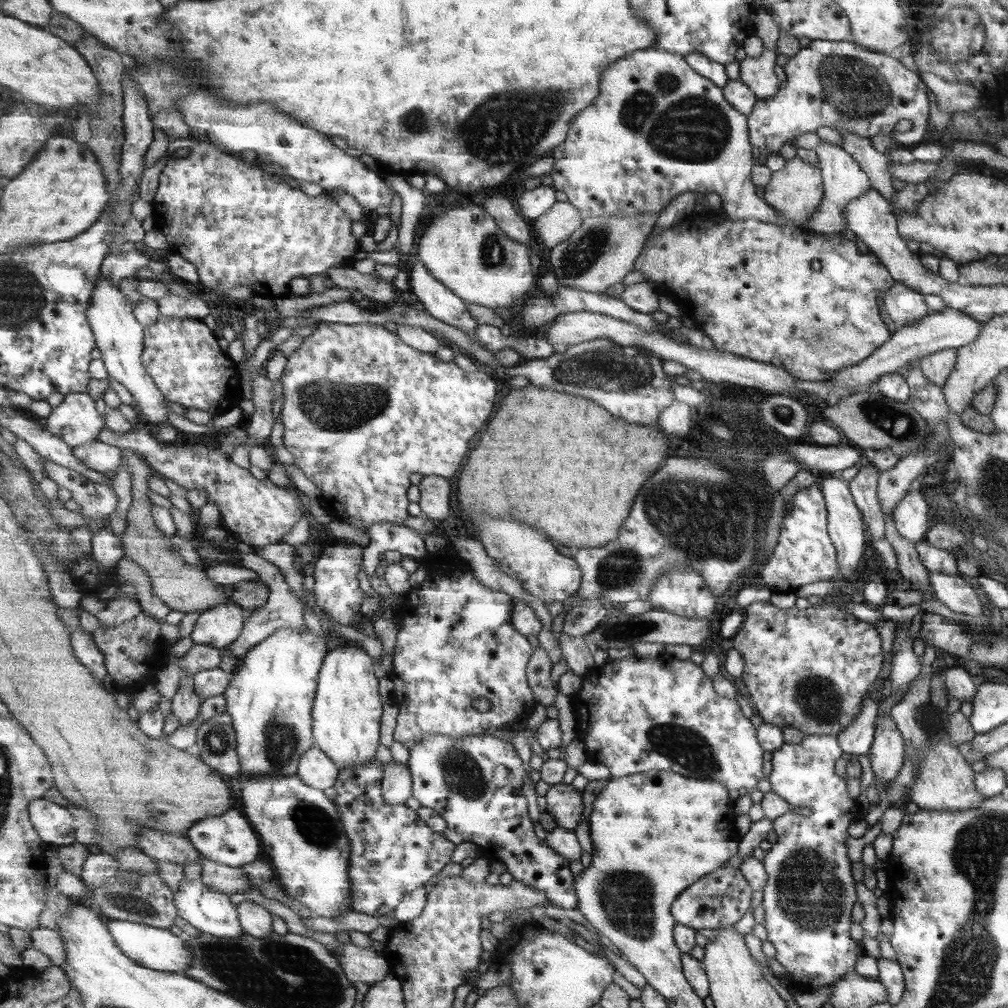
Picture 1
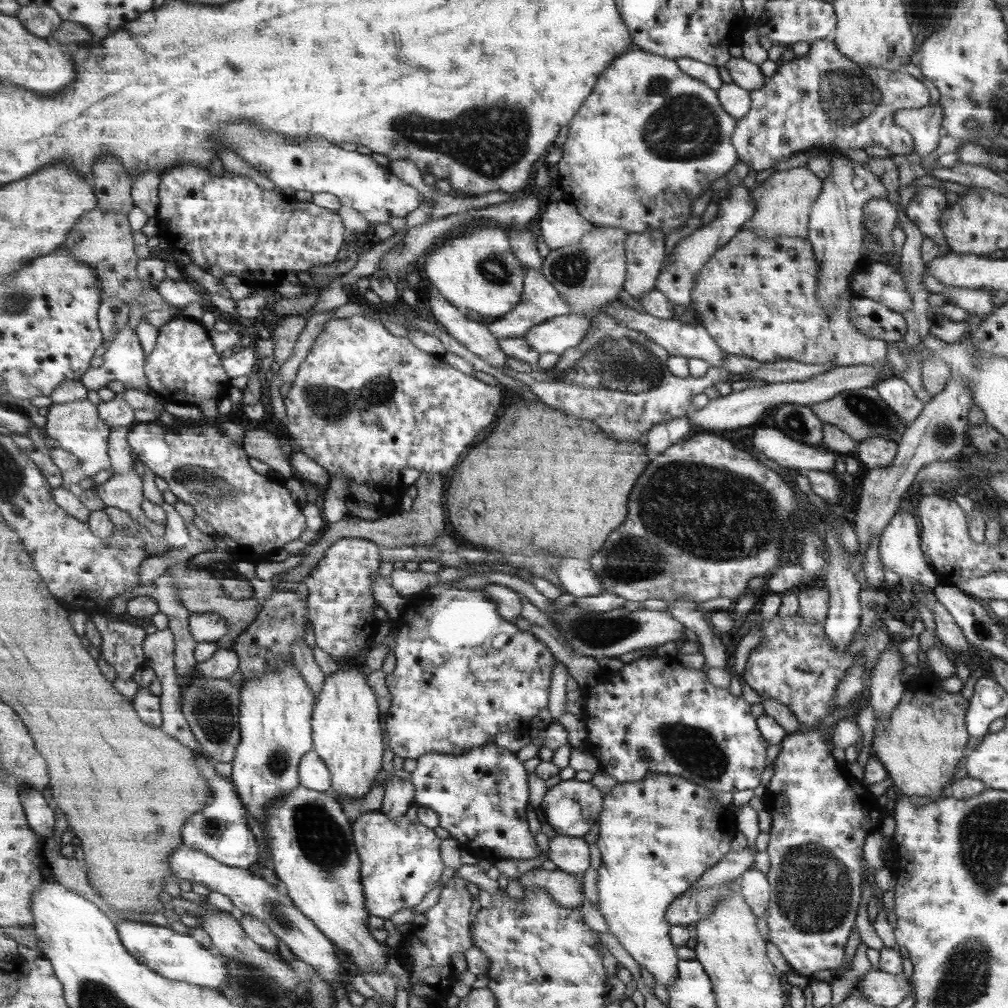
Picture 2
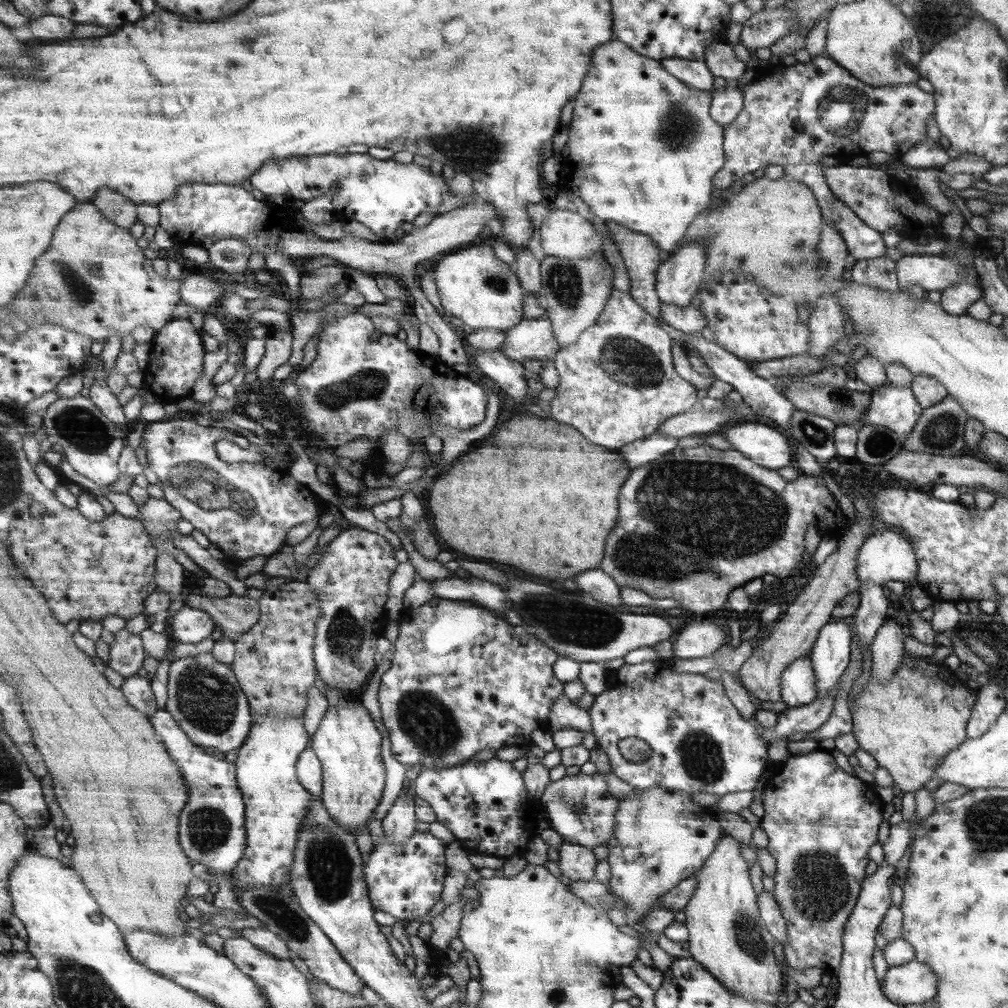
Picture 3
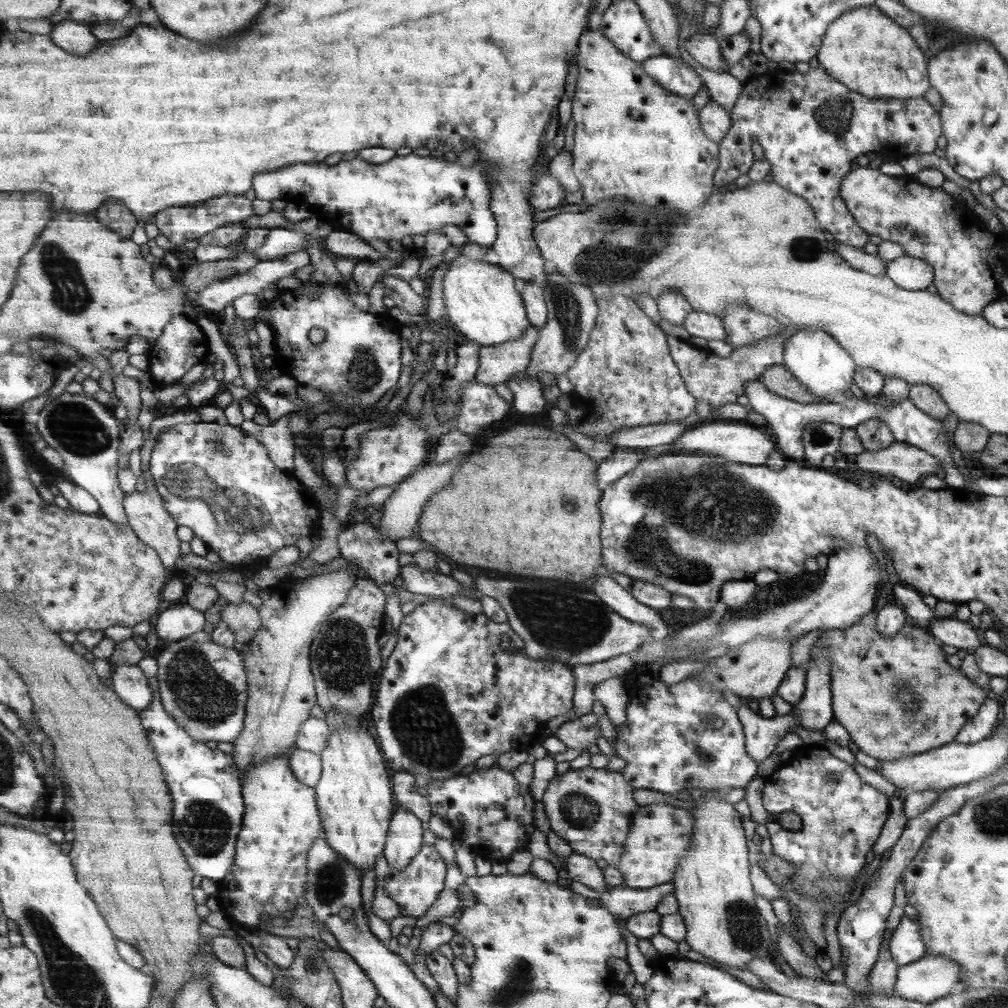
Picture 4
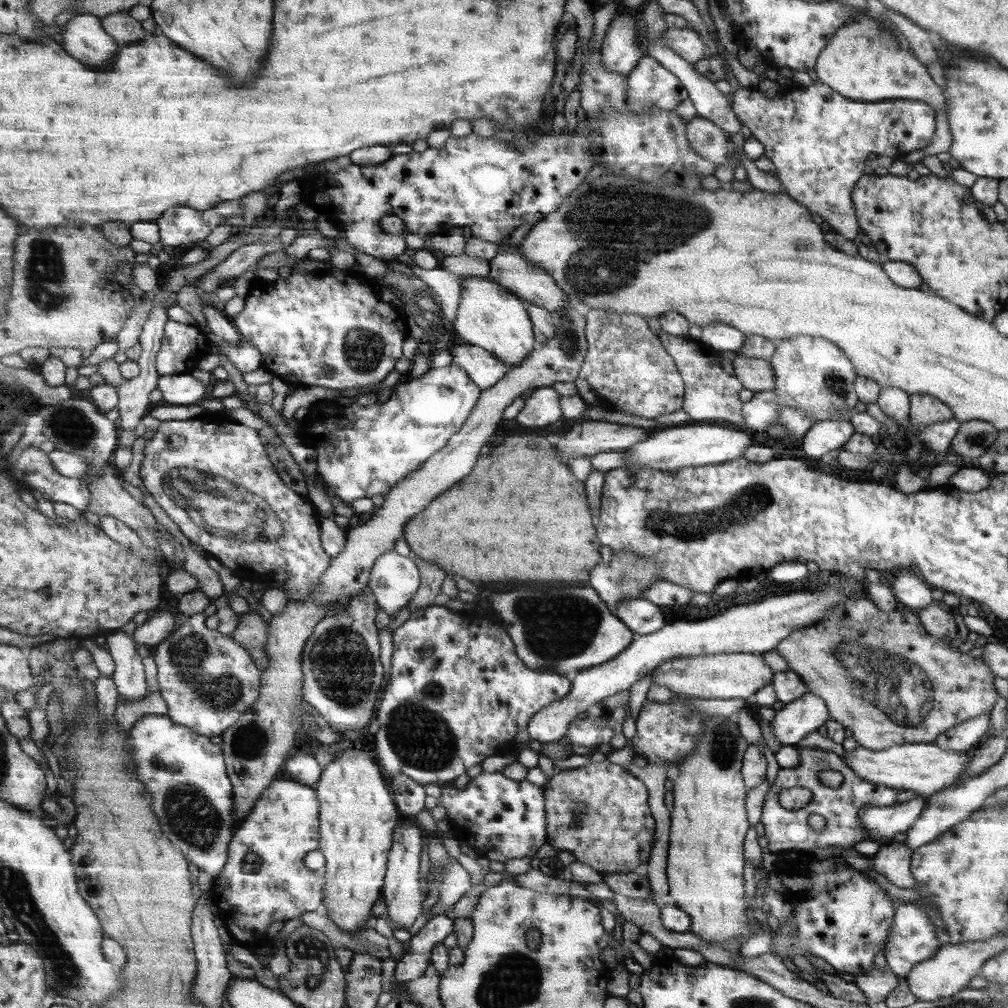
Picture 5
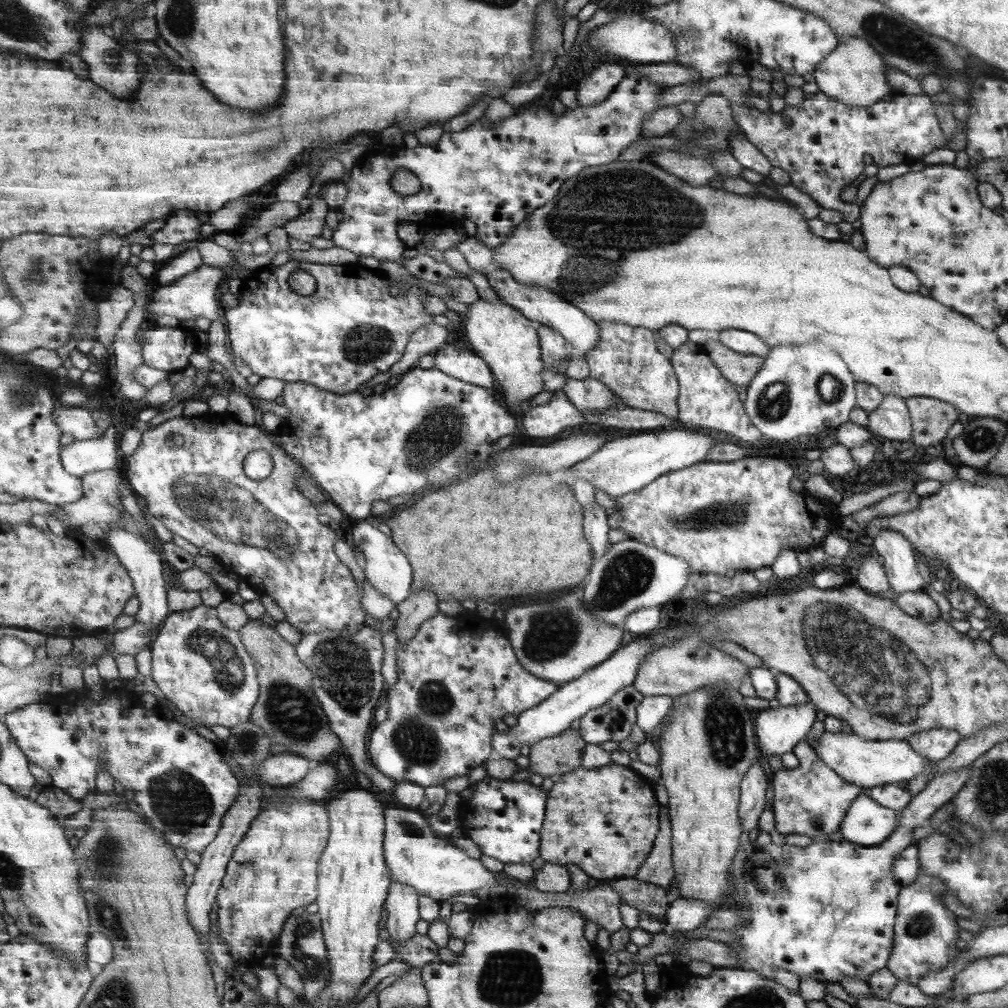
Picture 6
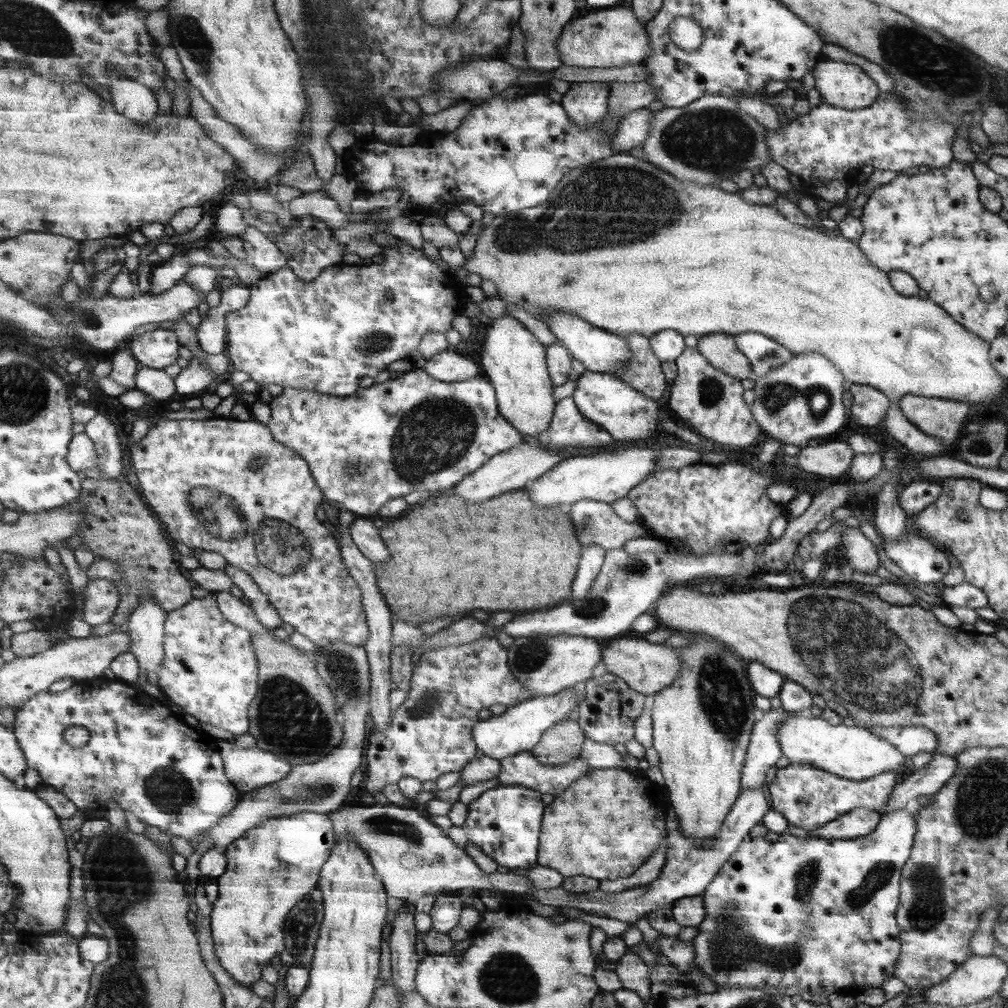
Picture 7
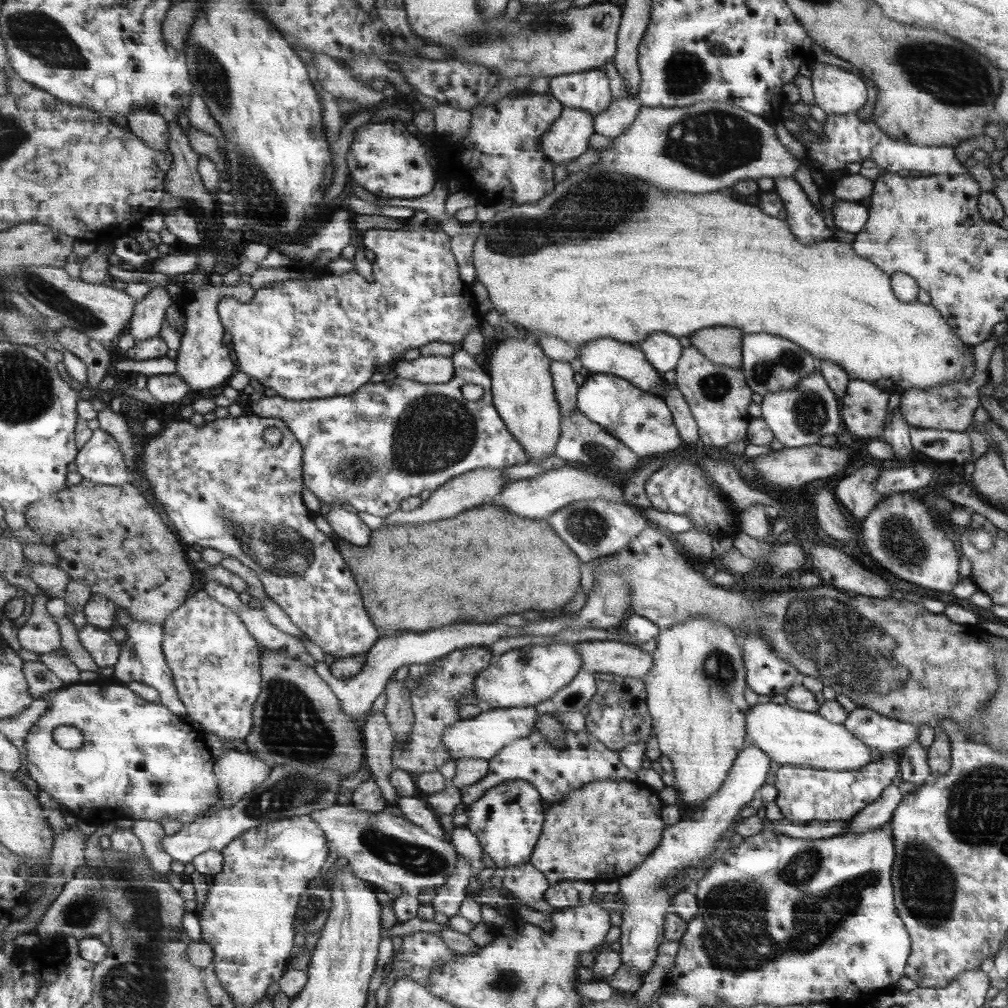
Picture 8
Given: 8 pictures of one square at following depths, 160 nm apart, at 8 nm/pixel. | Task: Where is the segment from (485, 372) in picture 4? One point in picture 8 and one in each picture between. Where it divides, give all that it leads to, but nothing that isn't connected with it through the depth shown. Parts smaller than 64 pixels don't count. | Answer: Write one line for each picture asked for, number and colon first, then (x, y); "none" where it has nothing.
5: (484, 368)
6: (465, 365)
7: (450, 366)
8: (426, 369)

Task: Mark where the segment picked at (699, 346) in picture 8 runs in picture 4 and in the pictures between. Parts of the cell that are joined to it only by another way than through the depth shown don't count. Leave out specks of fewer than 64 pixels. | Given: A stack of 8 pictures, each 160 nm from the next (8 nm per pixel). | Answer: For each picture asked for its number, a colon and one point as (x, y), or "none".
4: (776, 379)
5: (755, 374)
6: (739, 369)
7: (720, 350)

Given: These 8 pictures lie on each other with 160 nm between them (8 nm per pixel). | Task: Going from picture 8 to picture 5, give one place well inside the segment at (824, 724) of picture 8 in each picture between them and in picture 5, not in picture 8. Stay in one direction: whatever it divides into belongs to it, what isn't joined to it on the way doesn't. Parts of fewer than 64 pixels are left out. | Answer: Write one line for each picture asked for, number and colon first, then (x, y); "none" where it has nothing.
5: (925, 768)
6: (867, 764)
7: (852, 752)

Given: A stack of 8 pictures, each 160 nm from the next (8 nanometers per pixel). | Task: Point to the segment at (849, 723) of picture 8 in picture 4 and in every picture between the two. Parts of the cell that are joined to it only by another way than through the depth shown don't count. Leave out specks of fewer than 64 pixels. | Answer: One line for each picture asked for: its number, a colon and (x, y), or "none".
4: (984, 723)
5: (965, 736)
6: (934, 744)
7: (909, 740)

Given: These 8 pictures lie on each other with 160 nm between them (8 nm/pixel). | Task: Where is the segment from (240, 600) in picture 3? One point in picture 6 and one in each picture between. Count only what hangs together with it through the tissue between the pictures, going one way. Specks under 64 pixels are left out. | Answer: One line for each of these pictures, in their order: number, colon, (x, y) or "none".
4: (244, 620)
5: (253, 632)
6: (289, 711)

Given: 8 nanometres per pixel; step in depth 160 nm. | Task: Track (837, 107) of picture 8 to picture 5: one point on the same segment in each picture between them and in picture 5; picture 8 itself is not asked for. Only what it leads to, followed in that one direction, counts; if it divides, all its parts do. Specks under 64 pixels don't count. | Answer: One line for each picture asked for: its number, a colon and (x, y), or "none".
5: (862, 63)
6: (853, 73)
7: (843, 85)

